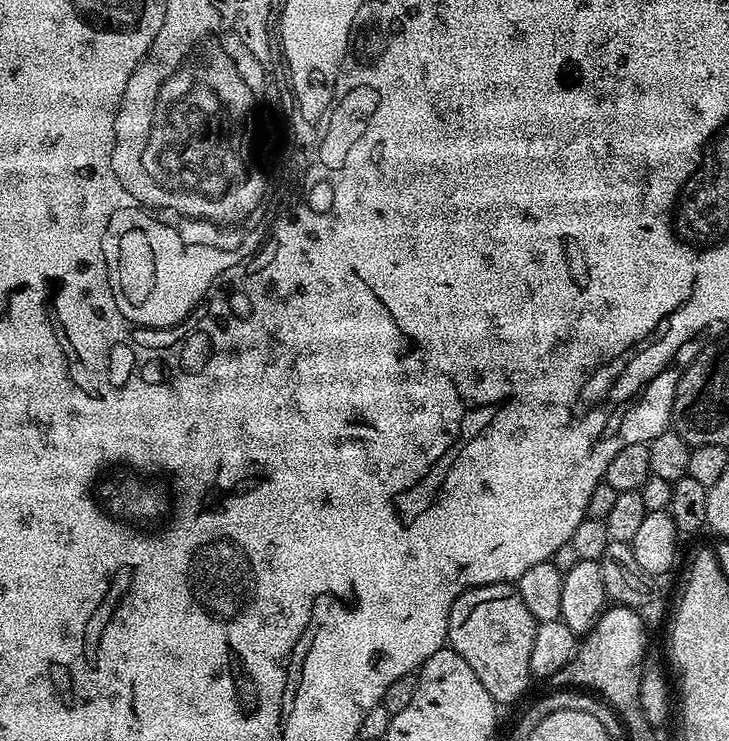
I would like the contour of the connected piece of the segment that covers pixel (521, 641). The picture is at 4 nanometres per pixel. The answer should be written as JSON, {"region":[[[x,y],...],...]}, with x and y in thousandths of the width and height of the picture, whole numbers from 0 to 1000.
{"region":[[[701,787],[668,788],[645,794],[626,808],[617,823],[612,869],[639,888],[645,904],[656,910],[656,920],[667,926],[667,937],[691,953],[705,949],[723,931],[724,918],[731,916],[727,877],[737,841]]]}

